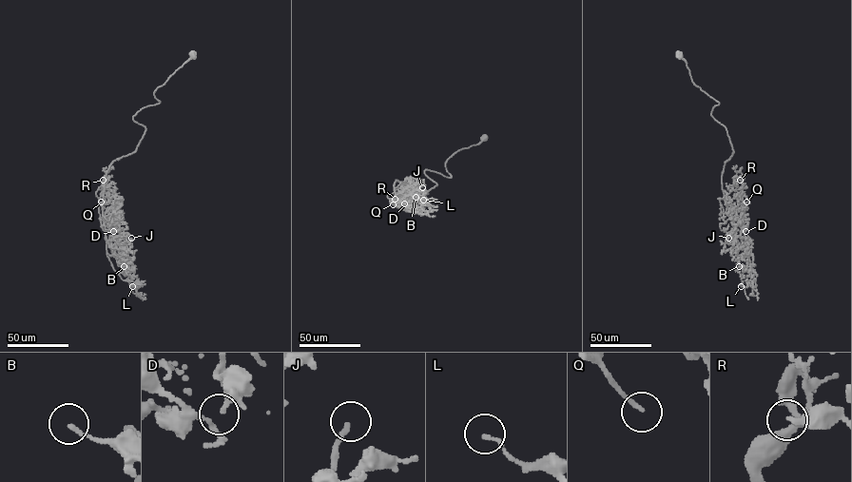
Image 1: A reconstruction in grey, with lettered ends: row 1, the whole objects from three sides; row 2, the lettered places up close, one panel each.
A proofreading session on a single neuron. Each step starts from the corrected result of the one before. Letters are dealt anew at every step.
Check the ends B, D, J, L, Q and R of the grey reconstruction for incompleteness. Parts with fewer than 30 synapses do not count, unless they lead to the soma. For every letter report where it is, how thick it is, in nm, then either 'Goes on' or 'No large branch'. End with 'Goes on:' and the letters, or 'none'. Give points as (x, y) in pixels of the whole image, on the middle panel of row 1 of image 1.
B: Place: (416, 197). Thickness 140 nm. No large branch
D: Place: (404, 203). Thickness 190 nm. No large branch
J: Place: (422, 187). Thickness 160 nm. No large branch
L: Place: (423, 200). Thickness 120 nm. No large branch
Q: Place: (393, 204). Thickness 170 nm. Goes on
R: Place: (395, 199). Thickness 200 nm. No large branch
Goes on: Q

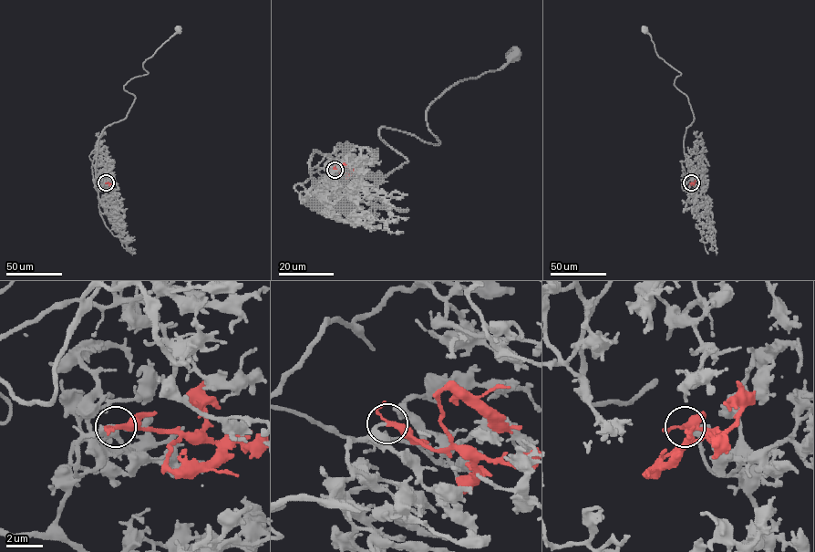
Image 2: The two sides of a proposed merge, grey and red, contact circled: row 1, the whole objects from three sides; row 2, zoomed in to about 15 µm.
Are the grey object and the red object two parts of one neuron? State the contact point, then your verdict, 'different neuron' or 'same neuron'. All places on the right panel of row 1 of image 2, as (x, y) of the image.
(691, 182) | same neuron

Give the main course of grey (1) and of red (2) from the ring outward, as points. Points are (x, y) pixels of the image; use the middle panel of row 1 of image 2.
1: (335, 170), (313, 186), (315, 151), (381, 177), (405, 162), (382, 127), (438, 144), (427, 108), (514, 53)
2: (335, 170), (344, 173), (344, 167), (350, 166), (355, 171)

